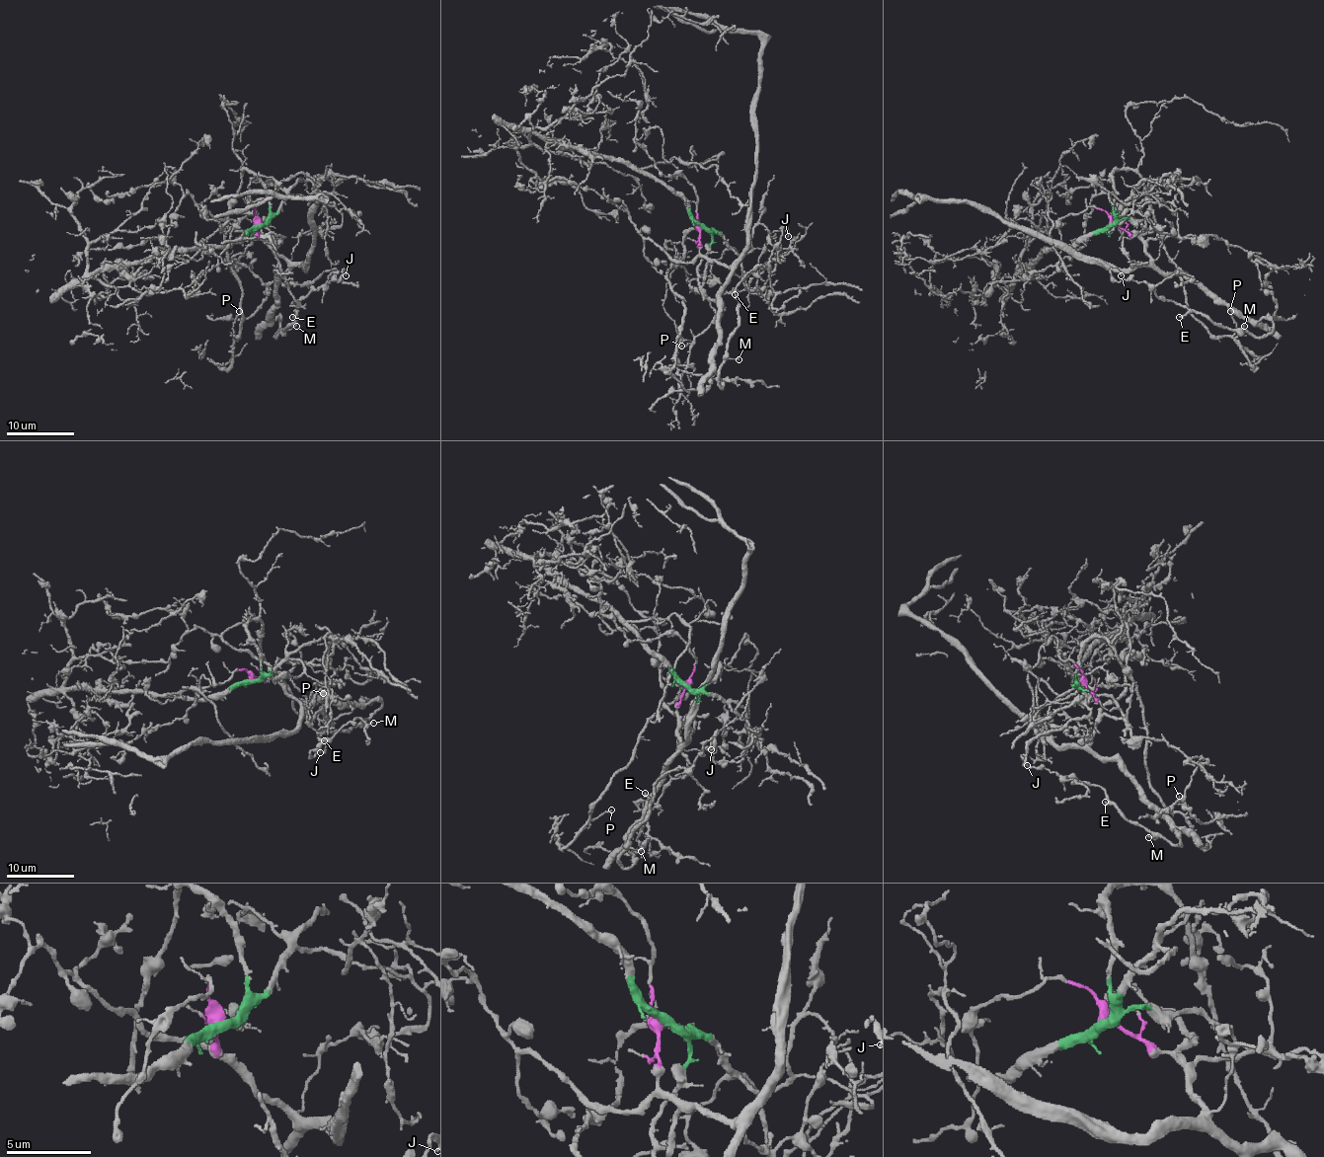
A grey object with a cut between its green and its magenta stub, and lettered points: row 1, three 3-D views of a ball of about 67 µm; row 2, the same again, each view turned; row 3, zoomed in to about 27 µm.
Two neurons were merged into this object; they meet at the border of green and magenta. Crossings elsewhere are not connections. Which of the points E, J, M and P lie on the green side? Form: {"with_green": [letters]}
{"with_green": ["P"]}

